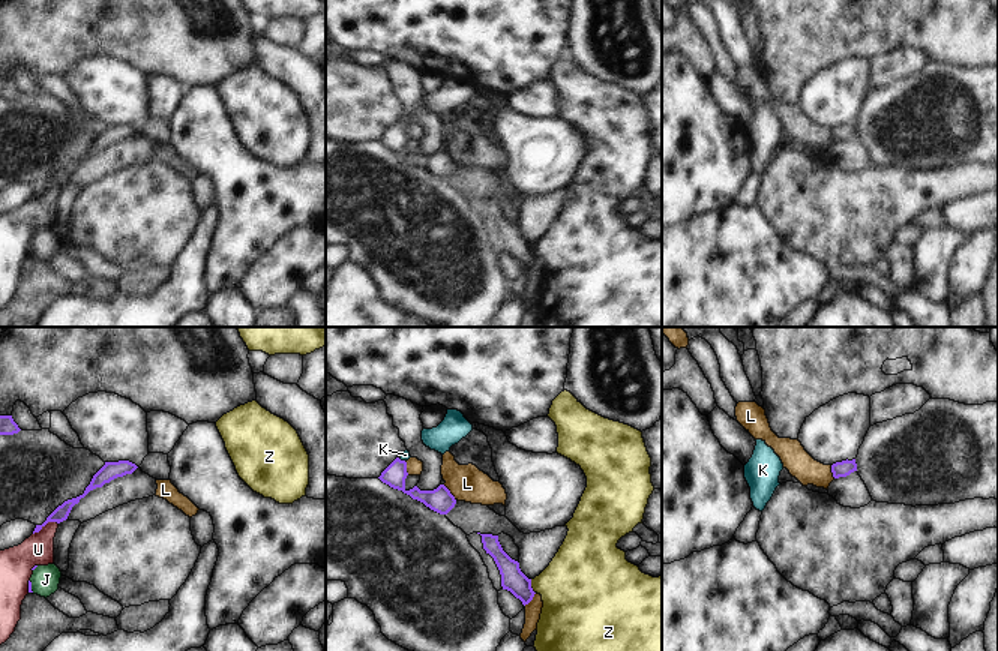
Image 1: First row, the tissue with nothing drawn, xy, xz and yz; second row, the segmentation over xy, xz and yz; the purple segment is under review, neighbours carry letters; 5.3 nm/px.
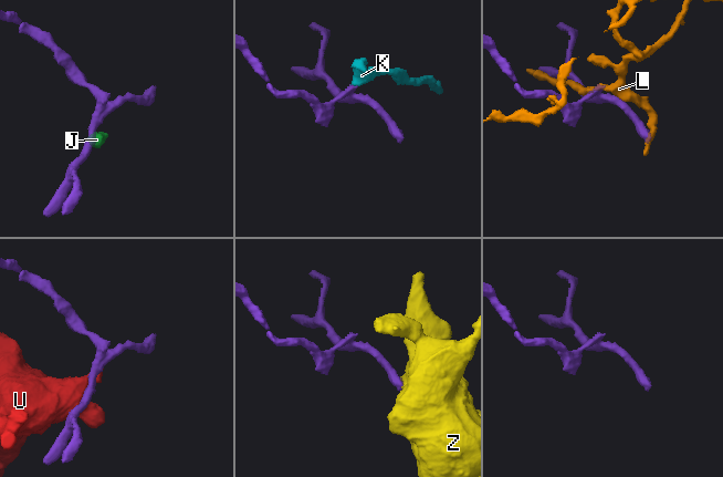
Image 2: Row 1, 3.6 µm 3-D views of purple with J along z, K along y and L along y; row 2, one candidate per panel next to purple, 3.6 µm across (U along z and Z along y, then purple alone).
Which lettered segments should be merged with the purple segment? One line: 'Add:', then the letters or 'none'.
Add: K

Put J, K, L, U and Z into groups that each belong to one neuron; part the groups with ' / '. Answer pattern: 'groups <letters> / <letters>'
groups J / K / L / U / Z

